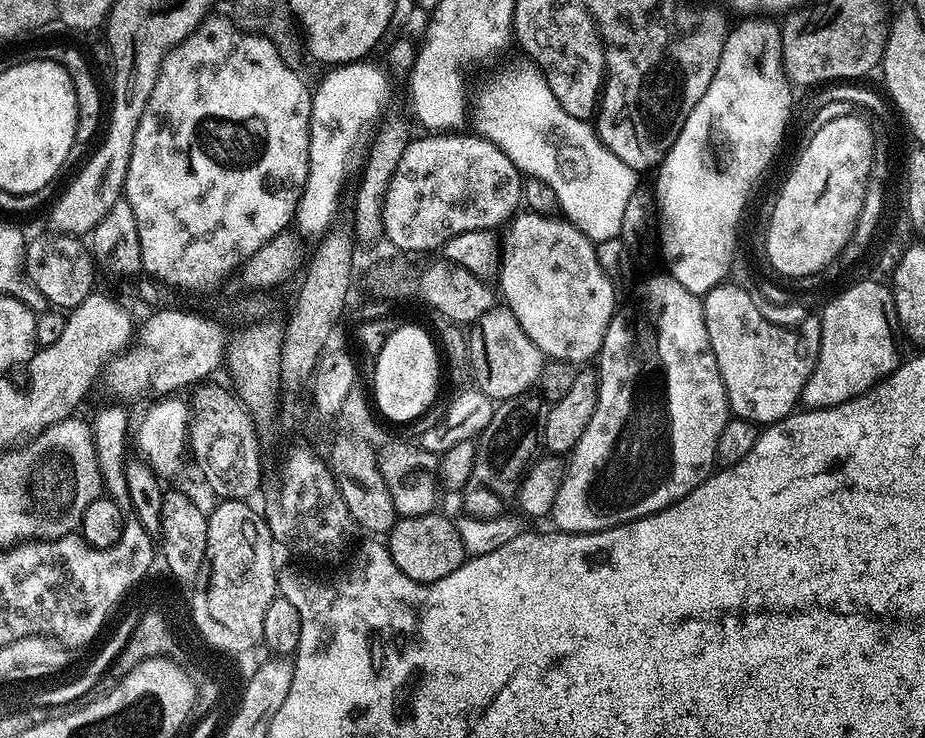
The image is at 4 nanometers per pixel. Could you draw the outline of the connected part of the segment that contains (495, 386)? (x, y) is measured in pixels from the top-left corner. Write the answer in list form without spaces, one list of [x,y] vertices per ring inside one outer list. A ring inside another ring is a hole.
[[[497,306],[482,314],[482,318],[471,325],[466,337],[470,376],[476,379],[473,380],[475,387],[485,392],[493,402],[523,396],[531,389],[528,388],[531,384],[533,387],[539,381],[546,357],[534,342],[530,342],[530,338],[526,338],[526,330],[518,326],[518,318],[514,318],[507,306]]]

